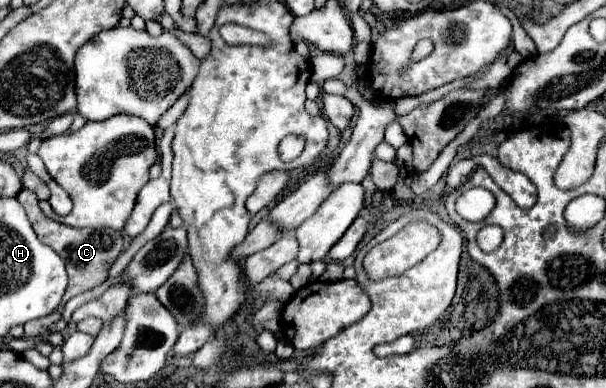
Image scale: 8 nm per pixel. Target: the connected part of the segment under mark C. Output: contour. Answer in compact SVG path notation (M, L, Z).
M22 189L18 193L18 201L22 203L22 207L26 209L28 213L28 219L38 235L38 239L46 245L50 245L66 263L66 271L68 271L68 277L70 277L70 283L68 283L68 289L62 297L62 305L52 311L52 315L46 315L44 319L36 319L32 323L26 323L24 325L24 331L26 331L26 337L38 337L38 335L44 335L48 331L48 327L60 319L60 313L62 313L62 307L64 303L74 297L74 295L80 295L84 291L90 291L92 287L104 283L108 279L108 267L110 263L116 261L116 257L124 251L124 237L120 231L116 229L110 229L110 227L104 227L104 229L76 229L76 227L68 227L68 225L62 225L62 223L56 223L52 219L48 219L40 207L38 207L38 199L32 191L28 189Z

